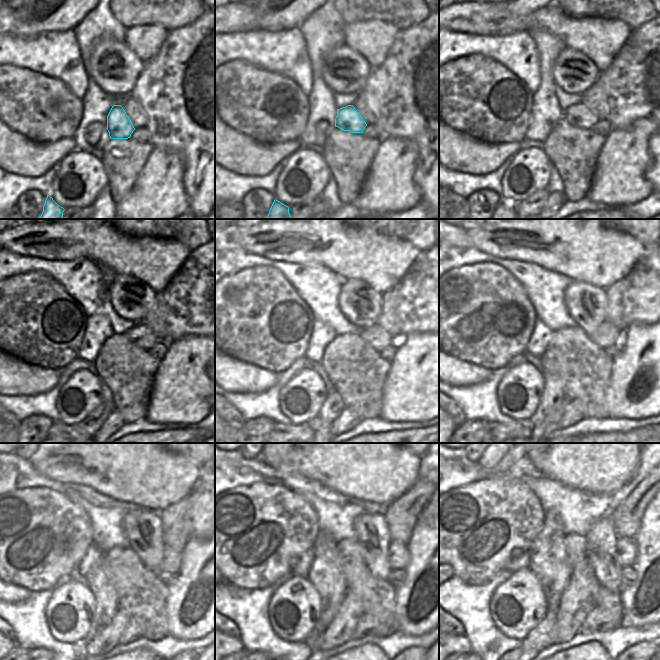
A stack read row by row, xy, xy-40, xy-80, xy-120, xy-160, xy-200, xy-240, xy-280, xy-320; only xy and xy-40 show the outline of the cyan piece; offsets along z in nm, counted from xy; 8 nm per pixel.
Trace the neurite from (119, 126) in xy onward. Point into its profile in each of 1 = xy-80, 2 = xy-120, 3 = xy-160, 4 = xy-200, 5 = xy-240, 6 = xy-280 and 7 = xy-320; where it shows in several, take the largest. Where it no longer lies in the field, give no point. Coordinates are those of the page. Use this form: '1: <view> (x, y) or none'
1: xy-80 (580, 115)
2: xy-120 (139, 334)
3: xy-160 (375, 335)
4: xy-200 (607, 334)
5: xy-240 (171, 562)
6: xy-280 (398, 552)
7: xy-320 (626, 550)

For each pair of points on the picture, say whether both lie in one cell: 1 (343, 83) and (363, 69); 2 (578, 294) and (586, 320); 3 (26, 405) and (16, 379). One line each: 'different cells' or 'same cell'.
1: same cell
2: same cell
3: different cells

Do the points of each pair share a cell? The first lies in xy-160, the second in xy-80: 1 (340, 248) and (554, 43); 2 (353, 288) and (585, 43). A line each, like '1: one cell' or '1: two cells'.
1: two cells
2: two cells

